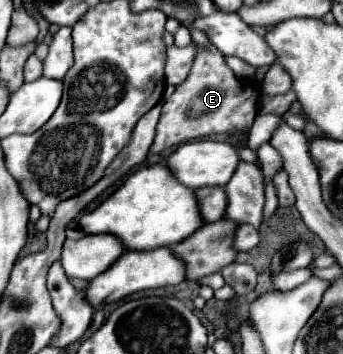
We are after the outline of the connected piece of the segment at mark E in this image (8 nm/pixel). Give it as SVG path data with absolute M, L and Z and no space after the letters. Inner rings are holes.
M191 42L191 46L195 46L197 50L193 68L187 80L179 84L175 92L163 102L161 118L157 124L157 136L151 146L153 154L211 134L227 134L227 132L245 134L249 132L257 116L255 112L255 102L259 98L257 86L249 82L249 88L243 88L243 82L227 66L225 56L217 48L213 48L213 42L209 42L207 46Z

